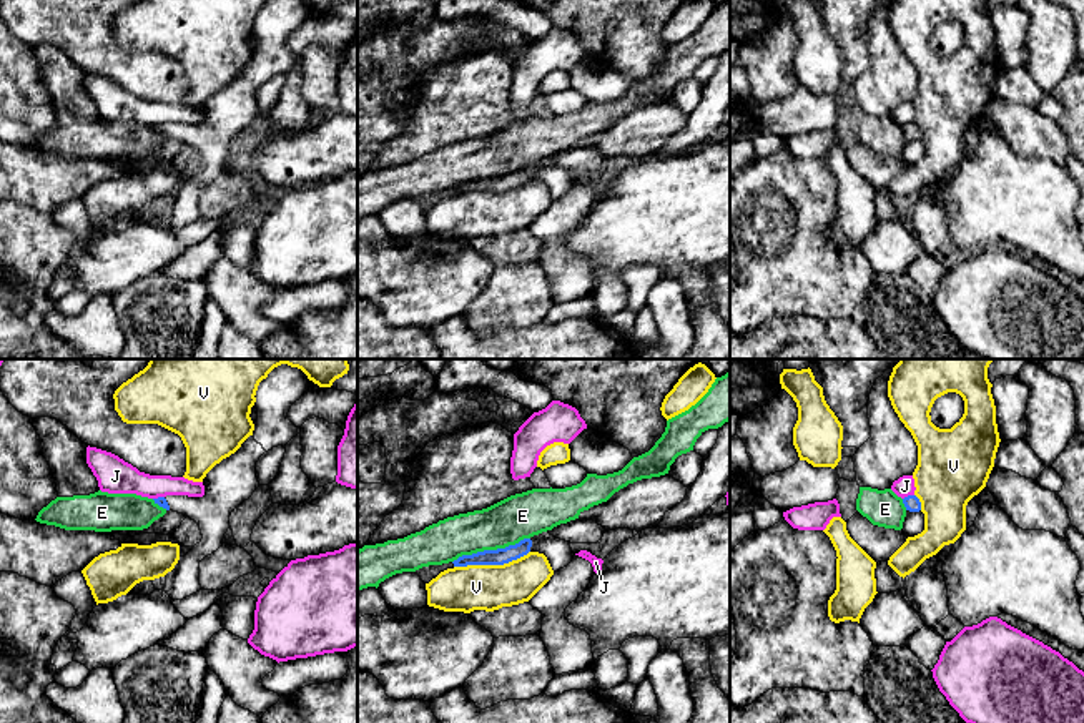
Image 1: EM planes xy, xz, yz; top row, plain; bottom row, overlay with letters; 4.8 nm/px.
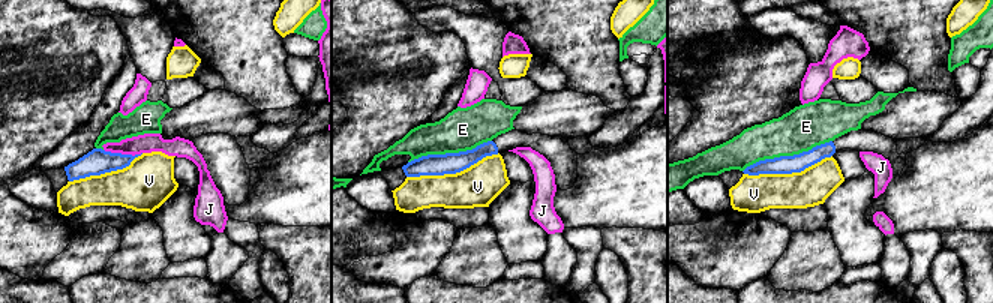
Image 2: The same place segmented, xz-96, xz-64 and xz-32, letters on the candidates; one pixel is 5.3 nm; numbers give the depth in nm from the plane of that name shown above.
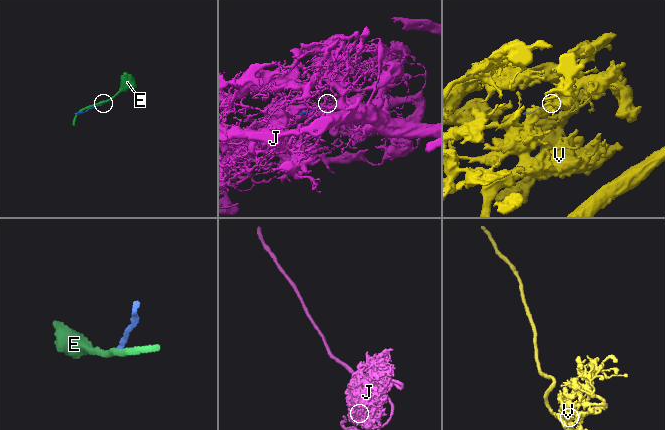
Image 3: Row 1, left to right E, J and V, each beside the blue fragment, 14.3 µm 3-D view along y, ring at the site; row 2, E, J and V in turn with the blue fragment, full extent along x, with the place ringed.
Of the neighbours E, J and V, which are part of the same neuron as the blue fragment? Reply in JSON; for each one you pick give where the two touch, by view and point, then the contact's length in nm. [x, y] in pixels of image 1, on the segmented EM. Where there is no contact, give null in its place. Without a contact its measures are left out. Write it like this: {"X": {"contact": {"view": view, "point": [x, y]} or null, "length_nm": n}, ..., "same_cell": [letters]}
{"same_cell": []}

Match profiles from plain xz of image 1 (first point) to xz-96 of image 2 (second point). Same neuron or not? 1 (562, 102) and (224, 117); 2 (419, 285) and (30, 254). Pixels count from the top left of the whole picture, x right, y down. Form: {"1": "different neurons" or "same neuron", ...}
{"1": "different neurons", "2": "different neurons"}

